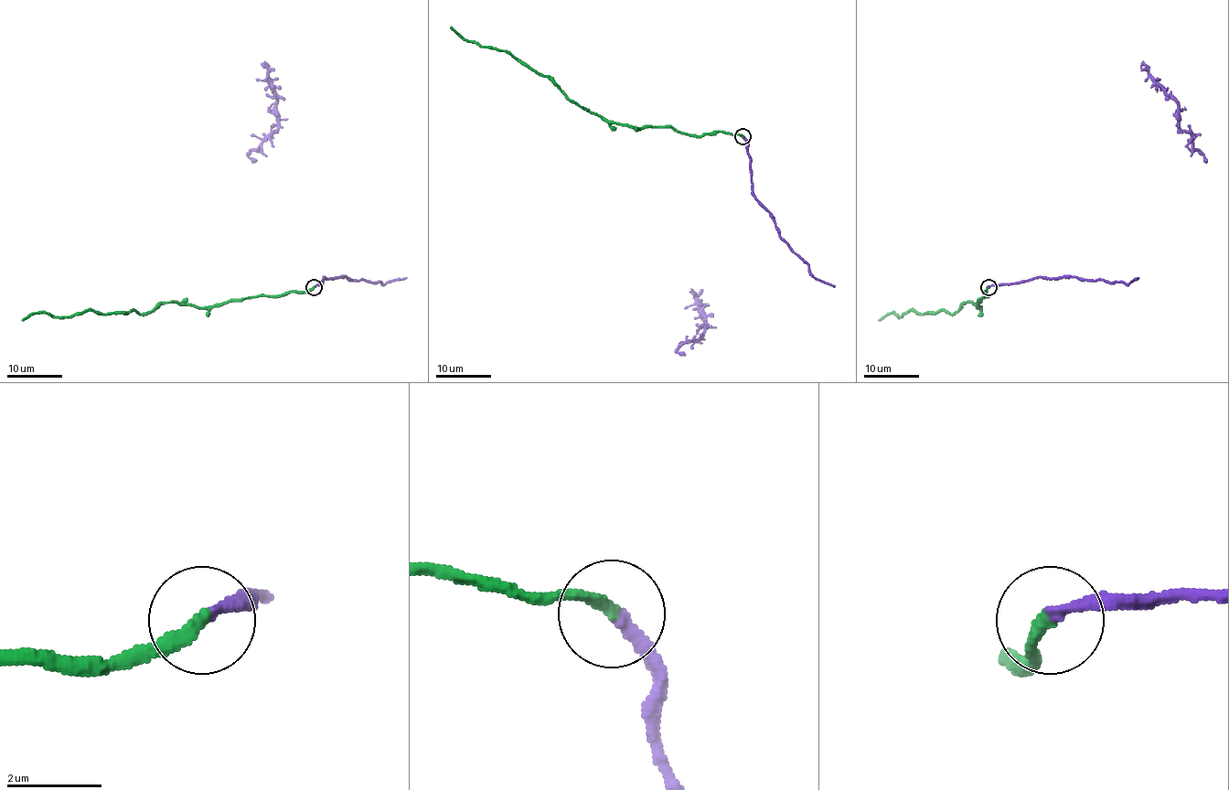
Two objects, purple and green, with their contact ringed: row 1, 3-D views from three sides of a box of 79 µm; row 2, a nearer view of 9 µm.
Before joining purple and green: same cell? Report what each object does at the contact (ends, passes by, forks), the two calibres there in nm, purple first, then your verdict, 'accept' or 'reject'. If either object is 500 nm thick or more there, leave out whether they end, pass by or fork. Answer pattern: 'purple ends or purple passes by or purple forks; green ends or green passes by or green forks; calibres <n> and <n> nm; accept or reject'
purple ends; green ends; calibres 240 and 300 nm; accept

